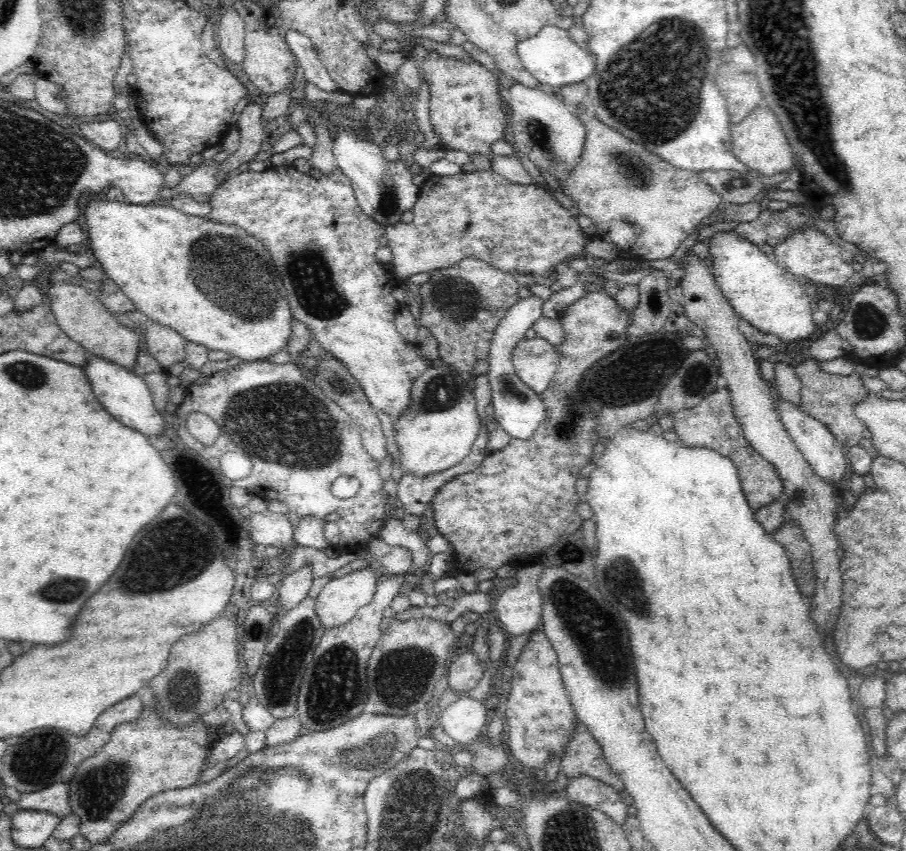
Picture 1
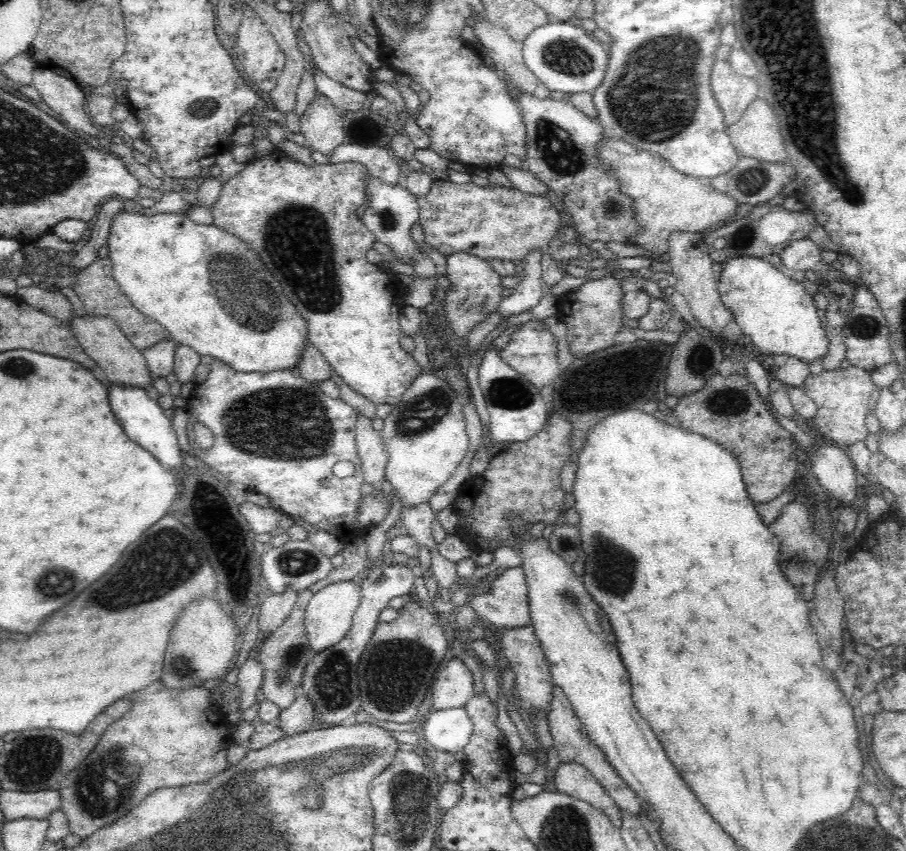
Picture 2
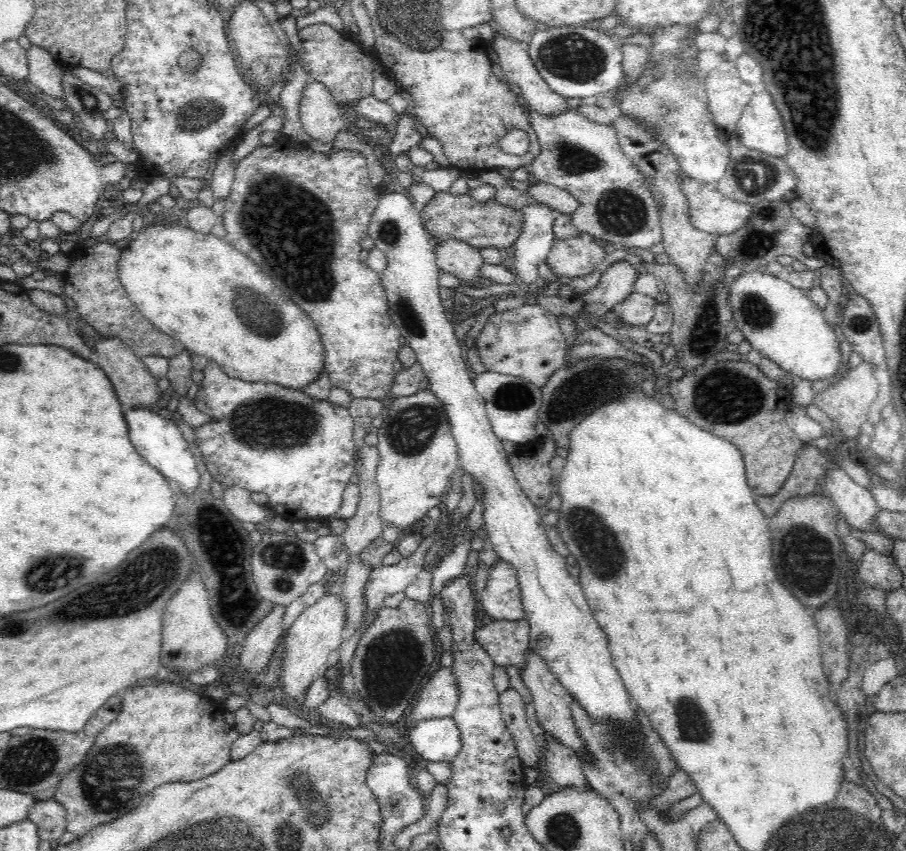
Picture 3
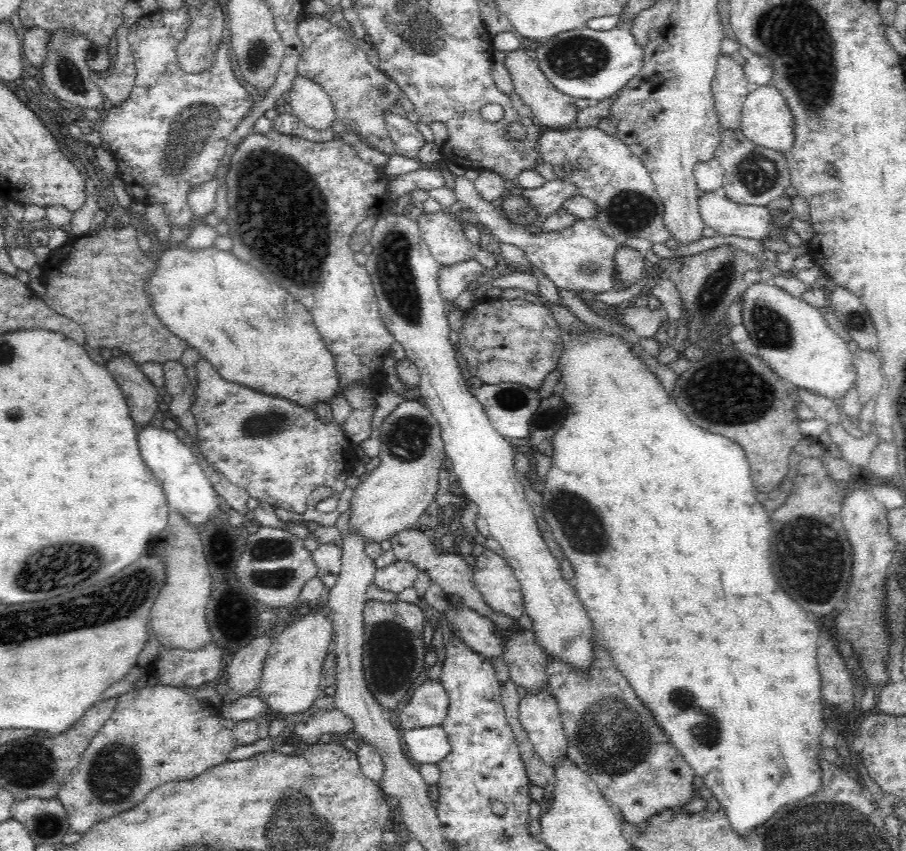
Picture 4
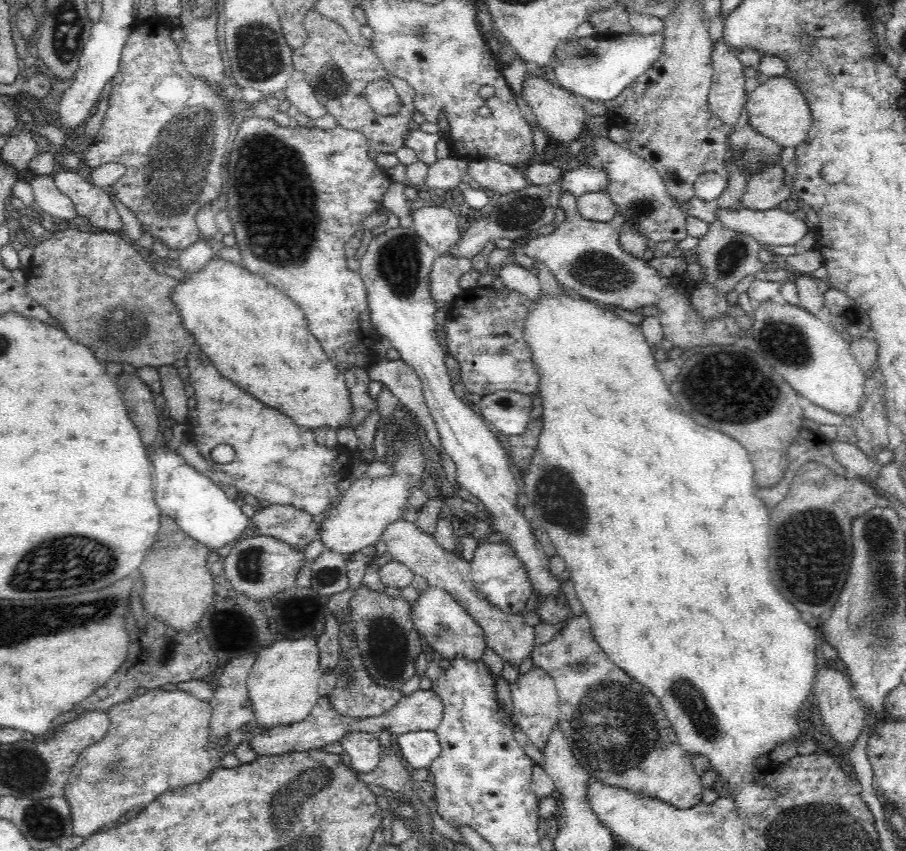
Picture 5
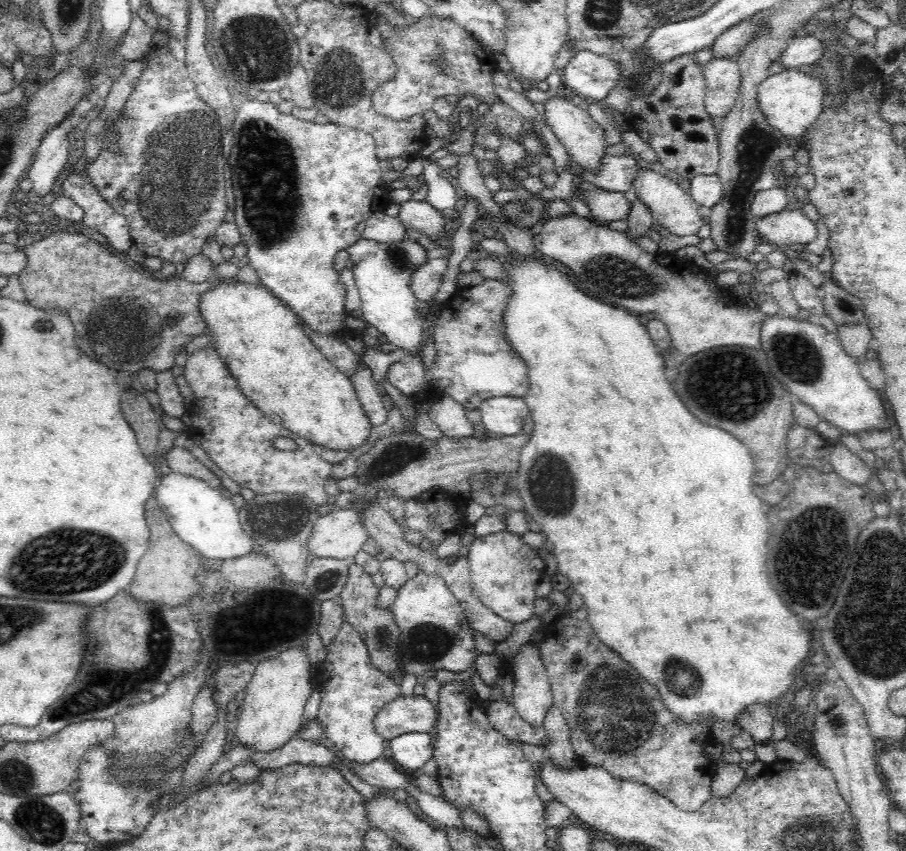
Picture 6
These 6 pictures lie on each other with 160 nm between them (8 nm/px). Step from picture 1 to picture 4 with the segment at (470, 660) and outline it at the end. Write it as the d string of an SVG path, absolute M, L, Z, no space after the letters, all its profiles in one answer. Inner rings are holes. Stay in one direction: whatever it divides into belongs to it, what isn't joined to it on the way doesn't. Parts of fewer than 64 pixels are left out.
M426 679L412 696L412 701L397 713L400 730L439 726L444 722L450 706L450 697L439 680Z

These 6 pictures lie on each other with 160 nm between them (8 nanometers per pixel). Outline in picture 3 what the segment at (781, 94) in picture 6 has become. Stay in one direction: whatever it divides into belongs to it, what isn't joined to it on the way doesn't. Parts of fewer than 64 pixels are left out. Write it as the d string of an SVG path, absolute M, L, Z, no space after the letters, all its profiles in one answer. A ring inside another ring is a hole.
M766 90L753 93L734 134L746 148L776 158L784 159L789 149L782 117Z

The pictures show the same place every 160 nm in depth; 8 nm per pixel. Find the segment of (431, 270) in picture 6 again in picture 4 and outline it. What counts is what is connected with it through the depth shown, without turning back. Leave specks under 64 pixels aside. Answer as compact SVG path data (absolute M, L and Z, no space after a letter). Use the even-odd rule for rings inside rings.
M476 260L442 267L438 273L438 285L440 295L445 302L455 301L466 288L475 281L480 281L494 273L489 272L486 267Z

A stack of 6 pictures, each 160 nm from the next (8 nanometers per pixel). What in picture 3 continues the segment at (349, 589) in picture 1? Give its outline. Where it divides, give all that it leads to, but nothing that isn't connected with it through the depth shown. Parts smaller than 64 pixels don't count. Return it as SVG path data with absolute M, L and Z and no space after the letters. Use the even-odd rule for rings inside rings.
M337 591L325 593L312 606L306 607L292 623L285 636L285 660L280 680L286 696L295 698L298 703L304 699L306 688L312 678L326 670L327 664L337 653L342 644L342 630L346 622L346 605Z

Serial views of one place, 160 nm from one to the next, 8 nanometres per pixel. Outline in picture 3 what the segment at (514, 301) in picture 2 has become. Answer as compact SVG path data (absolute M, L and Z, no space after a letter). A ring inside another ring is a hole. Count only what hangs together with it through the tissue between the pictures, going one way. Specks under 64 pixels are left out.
M532 202L525 206L524 230L516 240L516 257L514 258L514 272L520 279L523 289L534 289L538 286L540 275L538 267L548 258L555 237L553 223L556 216L551 208L541 202Z

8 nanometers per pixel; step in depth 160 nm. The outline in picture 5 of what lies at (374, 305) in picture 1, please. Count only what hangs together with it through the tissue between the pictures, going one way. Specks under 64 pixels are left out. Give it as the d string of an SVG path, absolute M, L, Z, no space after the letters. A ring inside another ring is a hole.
M256 115L243 121L237 121L236 129L236 137L225 161L225 164L228 164L228 172L230 172L230 176L228 176L228 186L230 186L228 206L225 210L228 210L234 237L236 237L236 247L240 249L242 256L242 261L239 264L252 274L257 274L257 276L266 279L268 283L302 307L310 332L319 340L328 359L335 367L340 369L342 374L345 374L345 370L350 367L360 367L360 369L368 370L370 366L375 365L380 360L378 354L374 351L374 344L380 341L382 336L376 332L372 319L369 317L368 291L366 291L364 281L362 281L358 271L350 269L347 265L345 245L349 238L363 227L366 219L370 218L374 211L382 208L384 194L386 194L386 190L392 182L391 179L387 176L386 170L376 163L374 157L369 156L367 138L356 130L348 130L340 125L332 130L319 129L316 126L306 129L306 127L300 127L297 124L293 129L292 127L288 129L278 125L273 119L262 119ZM306 218L316 218L316 220L308 220L308 222L314 222L316 226L314 228L304 228L304 226L300 228L300 224Z

